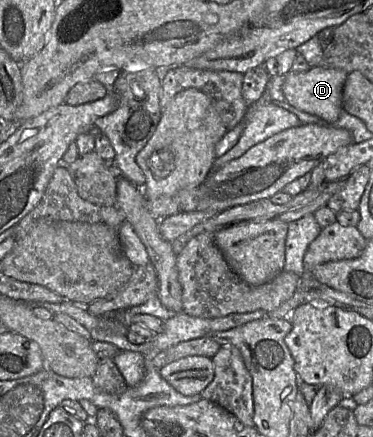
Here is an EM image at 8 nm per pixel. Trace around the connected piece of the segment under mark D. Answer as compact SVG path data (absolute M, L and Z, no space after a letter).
M319 66L302 73L290 71L285 76L282 92L291 106L327 122L335 122L343 111L343 88L347 76L343 70Z

